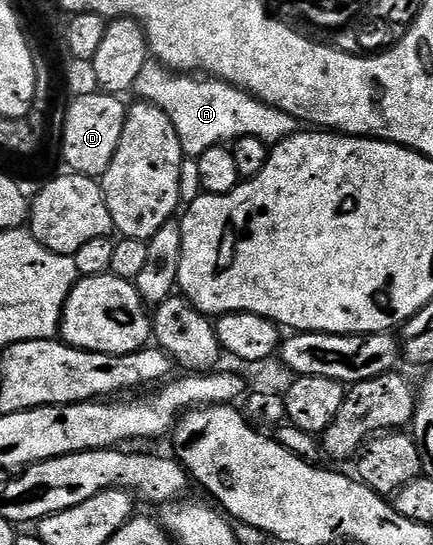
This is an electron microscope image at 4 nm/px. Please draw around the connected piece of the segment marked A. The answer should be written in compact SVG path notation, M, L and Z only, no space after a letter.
M149 61L144 65L133 91L134 94L139 94L136 96L142 102L157 105L173 121L173 127L177 129L177 137L181 141L181 149L187 157L198 157L201 153L205 153L205 149L230 145L241 137L257 137L269 145L274 145L294 135L301 127L300 120L294 119L289 113L273 105L262 103L256 95L251 95L248 91L233 86L232 83L225 83L218 77L196 77L191 73L172 71L170 67L164 67L158 61Z

